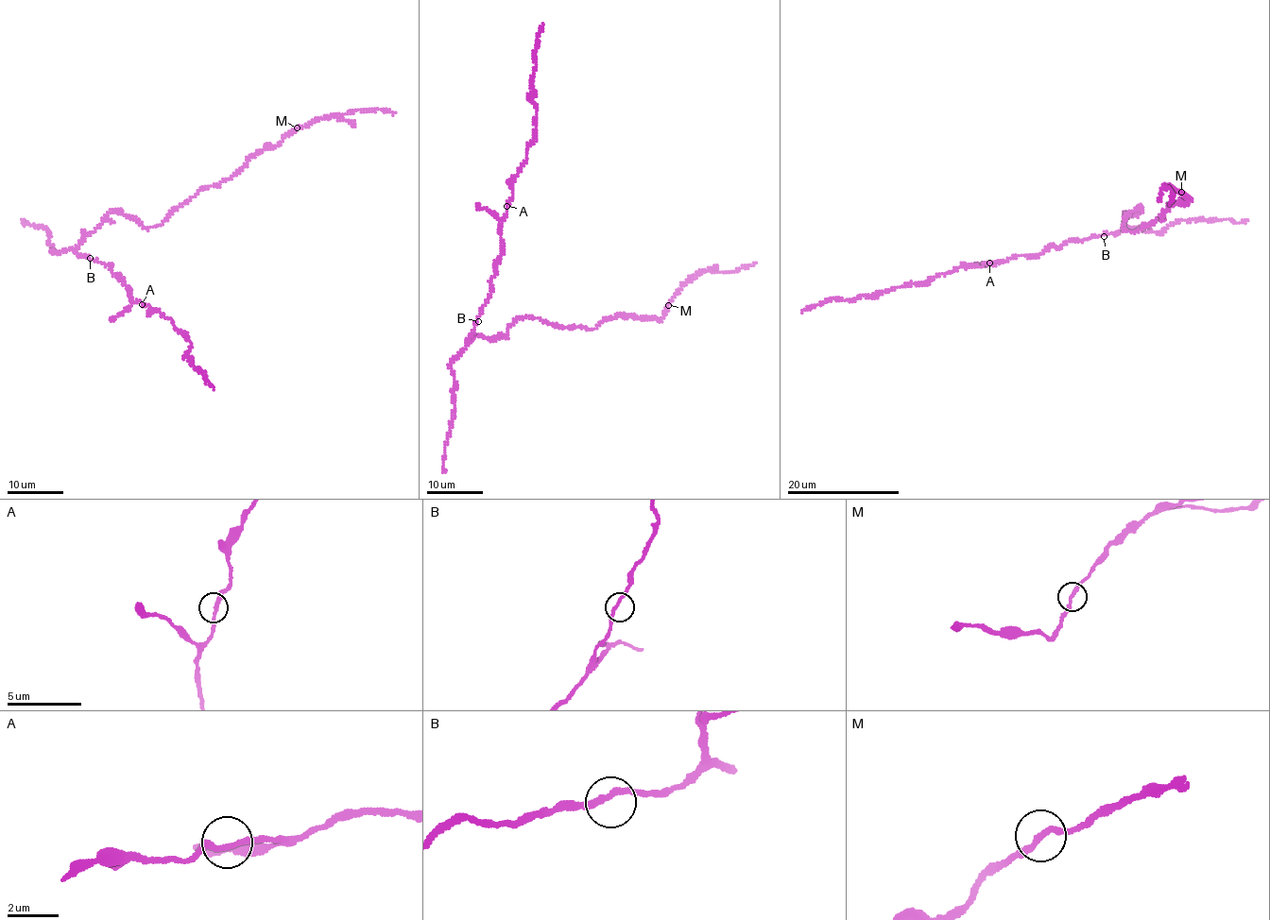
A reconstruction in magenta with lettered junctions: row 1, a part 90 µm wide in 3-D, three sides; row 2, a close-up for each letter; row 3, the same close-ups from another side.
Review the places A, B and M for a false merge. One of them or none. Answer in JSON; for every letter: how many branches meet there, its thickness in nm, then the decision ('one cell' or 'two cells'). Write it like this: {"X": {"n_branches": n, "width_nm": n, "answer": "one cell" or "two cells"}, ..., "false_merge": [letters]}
{"A": {"n_branches": 2, "width_nm": 240, "answer": "one cell"}, "B": {"n_branches": 2, "width_nm": 240, "answer": "one cell"}, "M": {"n_branches": 2, "width_nm": 240, "answer": "one cell"}, "false_merge": []}

